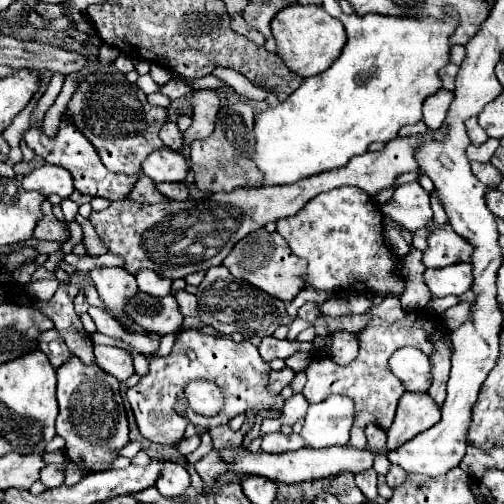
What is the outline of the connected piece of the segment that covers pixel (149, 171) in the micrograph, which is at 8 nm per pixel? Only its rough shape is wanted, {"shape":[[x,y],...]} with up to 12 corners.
{"shape":[[155,150],[143,174],[155,184],[185,182],[189,162],[181,152]]}

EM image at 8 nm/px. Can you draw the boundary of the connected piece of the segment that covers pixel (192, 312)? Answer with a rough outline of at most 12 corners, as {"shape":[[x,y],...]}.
{"shape":[[187,290],[175,292],[183,316],[199,316],[197,298]]}

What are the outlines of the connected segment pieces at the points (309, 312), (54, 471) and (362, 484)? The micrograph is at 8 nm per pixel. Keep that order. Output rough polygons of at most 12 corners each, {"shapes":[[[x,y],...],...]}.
{"shapes":[[[307,302],[299,308],[299,318],[315,322],[321,316],[319,306]],[[47,464],[41,482],[47,488],[61,486],[65,464]],[[359,472],[355,482],[367,500],[377,498],[377,472]]]}

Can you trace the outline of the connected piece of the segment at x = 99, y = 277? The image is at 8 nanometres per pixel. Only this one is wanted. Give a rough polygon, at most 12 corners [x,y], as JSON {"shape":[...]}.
{"shape":[[95,268],[91,280],[113,314],[137,292],[125,268]]}

